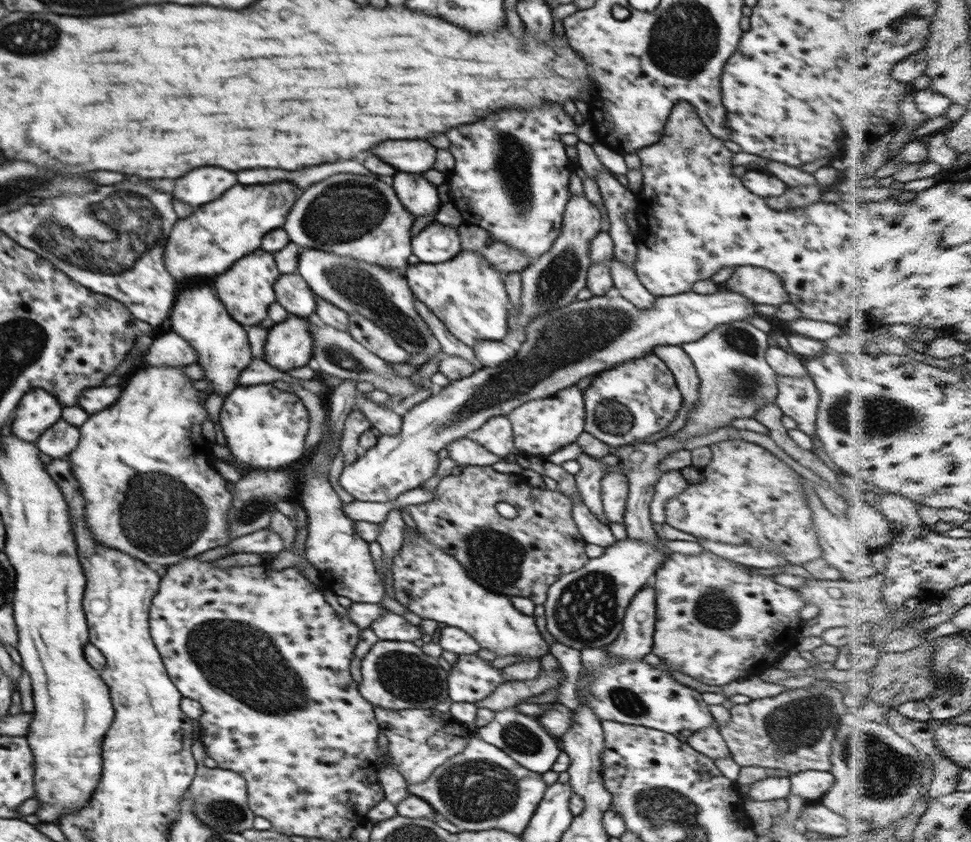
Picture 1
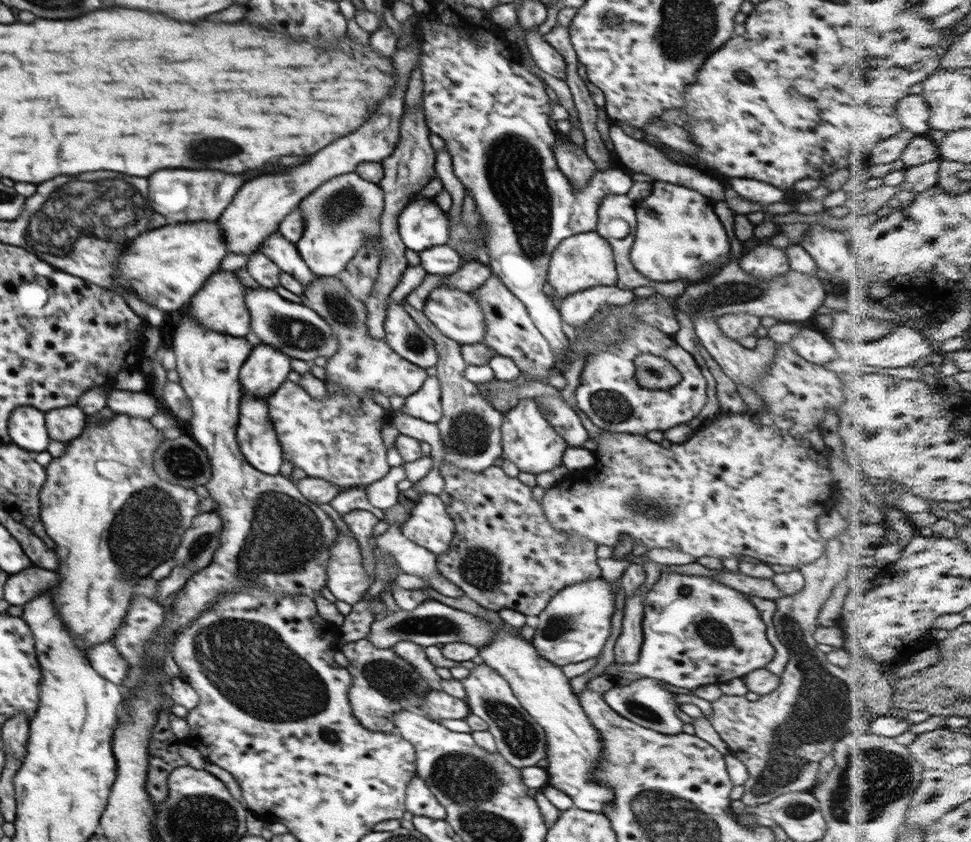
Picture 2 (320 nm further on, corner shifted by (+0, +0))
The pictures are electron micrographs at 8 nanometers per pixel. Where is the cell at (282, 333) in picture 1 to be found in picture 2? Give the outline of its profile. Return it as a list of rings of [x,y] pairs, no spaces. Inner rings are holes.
[[[254,346],[239,372],[243,395],[252,398],[269,397],[288,380],[291,358],[273,346]]]

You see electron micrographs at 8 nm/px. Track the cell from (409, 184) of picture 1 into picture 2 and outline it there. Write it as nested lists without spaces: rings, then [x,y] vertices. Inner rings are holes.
[[[410,199],[399,216],[398,226],[405,247],[414,252],[448,244],[449,219],[432,199]]]

